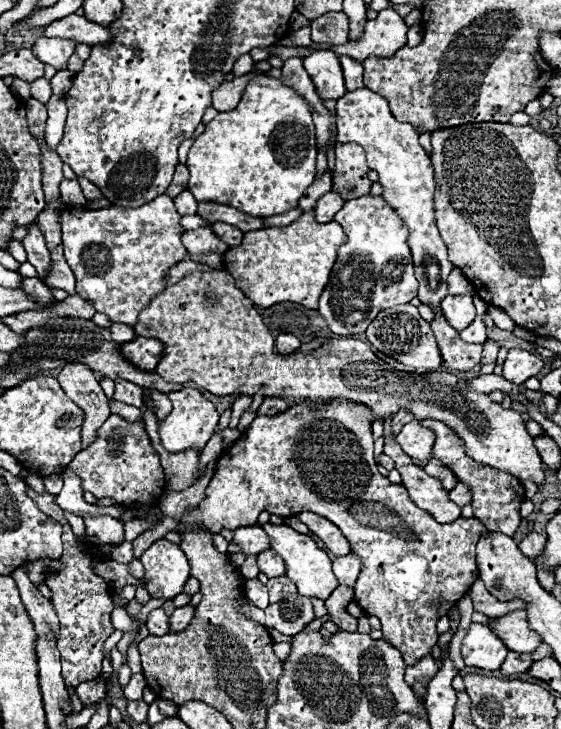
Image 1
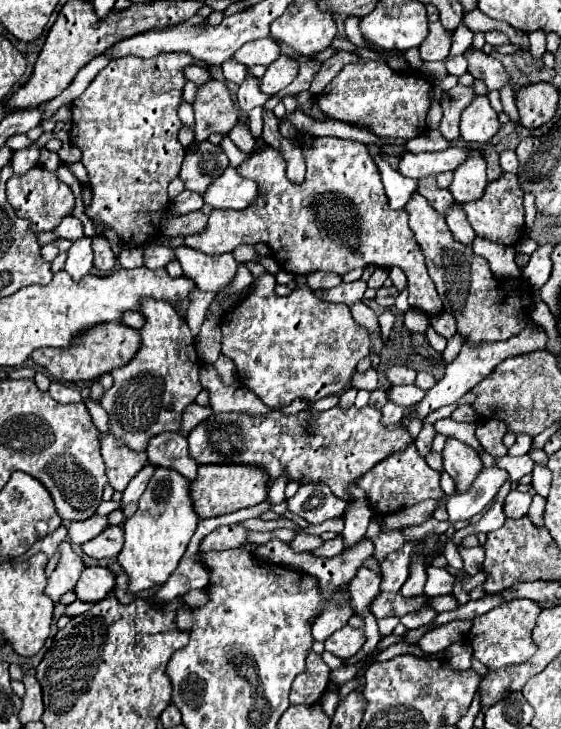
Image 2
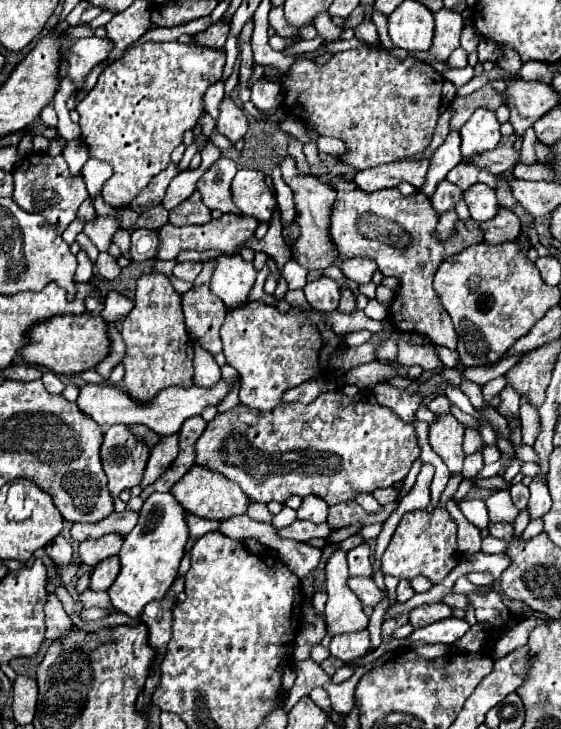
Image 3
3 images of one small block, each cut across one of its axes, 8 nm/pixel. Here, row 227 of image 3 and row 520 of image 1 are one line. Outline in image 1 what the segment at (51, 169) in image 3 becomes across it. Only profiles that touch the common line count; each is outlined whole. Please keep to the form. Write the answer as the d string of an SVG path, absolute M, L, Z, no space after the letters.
M30 486L26 488L26 492L46 516L64 526L64 536L62 536L64 554L62 558L58 558L58 562L62 562L62 568L58 572L46 574L46 586L52 592L52 606L60 620L56 634L56 648L62 658L62 678L66 680L68 688L76 688L82 682L96 680L102 672L102 660L104 660L102 646L106 638L114 632L110 624L110 614L114 610L110 584L98 574L94 574L94 562L102 562L102 558L96 554L92 546L82 546L76 540L68 520L64 518L64 510L56 504L56 496L46 490L34 492Z

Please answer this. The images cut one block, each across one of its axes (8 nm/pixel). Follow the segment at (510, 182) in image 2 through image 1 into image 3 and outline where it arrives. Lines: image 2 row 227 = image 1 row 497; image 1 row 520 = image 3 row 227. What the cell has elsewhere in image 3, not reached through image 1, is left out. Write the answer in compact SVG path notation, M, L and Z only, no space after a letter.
M502 208L498 212L498 218L482 222L480 224L482 232L484 232L484 240L488 244L502 244L508 240L516 240L520 236L520 220L514 212Z

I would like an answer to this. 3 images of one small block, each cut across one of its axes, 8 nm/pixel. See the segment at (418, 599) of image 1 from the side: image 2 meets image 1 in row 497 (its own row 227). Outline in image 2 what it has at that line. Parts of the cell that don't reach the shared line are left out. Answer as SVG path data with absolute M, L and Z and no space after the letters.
M316 136L310 146L302 146L302 154L306 160L306 176L304 182L294 184L286 178L286 160L276 148L264 146L262 150L252 152L250 158L236 168L236 172L242 178L250 178L258 184L258 198L244 210L212 210L206 228L200 234L186 236L186 246L200 250L204 254L224 254L224 252L232 252L240 244L264 242L272 250L272 256L280 264L280 268L284 268L290 274L302 274L302 276L318 270L344 276L354 268L366 268L370 264L382 268L400 266L408 276L410 306L426 314L440 314L442 300L438 298L432 278L428 276L424 254L418 242L414 242L414 236L410 234L408 214L406 210L390 210L380 182L380 172L372 156L368 154L366 144L354 140L342 140L334 136L330 138Z

